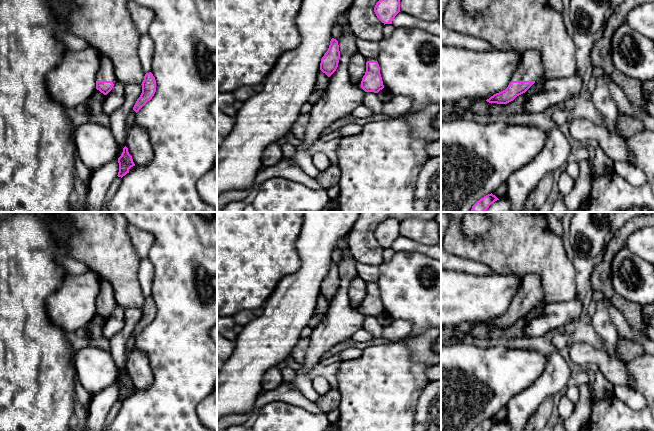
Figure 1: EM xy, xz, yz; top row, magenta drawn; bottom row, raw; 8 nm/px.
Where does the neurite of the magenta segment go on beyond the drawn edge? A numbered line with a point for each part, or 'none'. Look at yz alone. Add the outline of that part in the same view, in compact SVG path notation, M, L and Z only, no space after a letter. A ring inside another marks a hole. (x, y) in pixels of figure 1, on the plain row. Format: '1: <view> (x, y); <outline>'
1: yz (531, 292); M529 273L522 279L522 285L512 305L539 305L543 302L544 290L540 277L535 273Z

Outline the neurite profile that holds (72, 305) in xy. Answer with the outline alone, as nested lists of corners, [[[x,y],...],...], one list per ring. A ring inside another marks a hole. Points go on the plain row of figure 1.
[[[92,270],[80,275],[68,274],[62,284],[46,299],[49,320],[66,333],[76,332],[96,314],[96,299],[100,291],[100,276]]]

